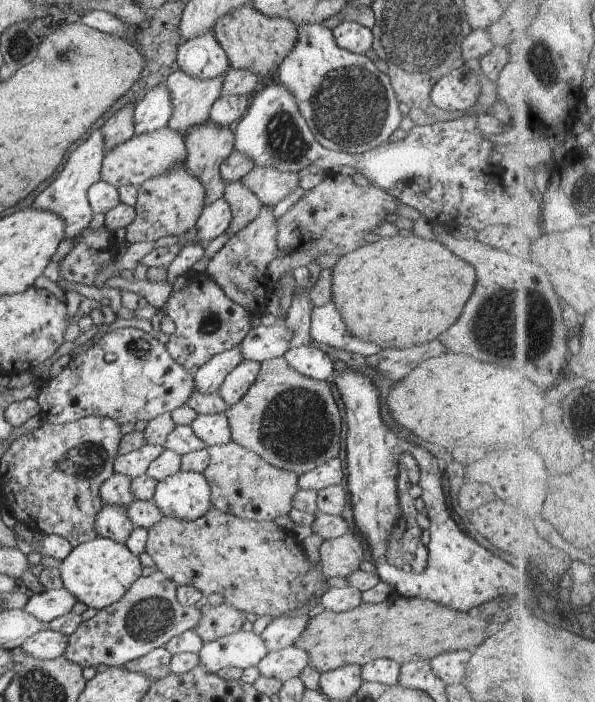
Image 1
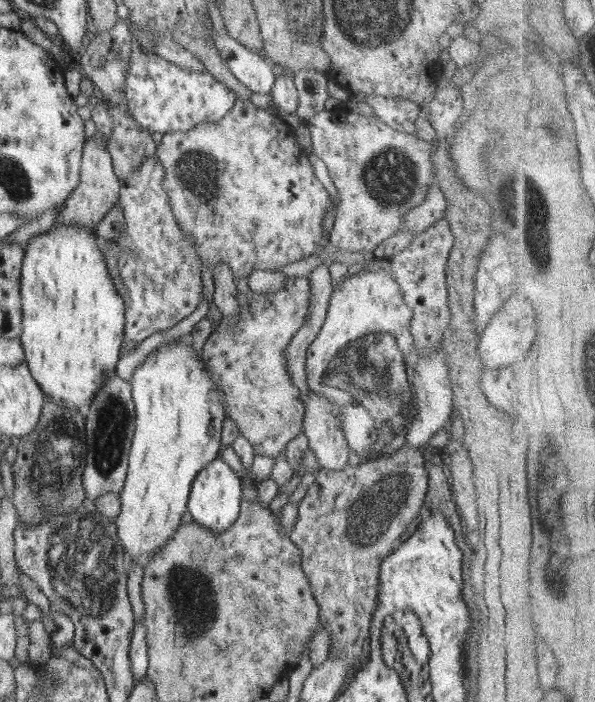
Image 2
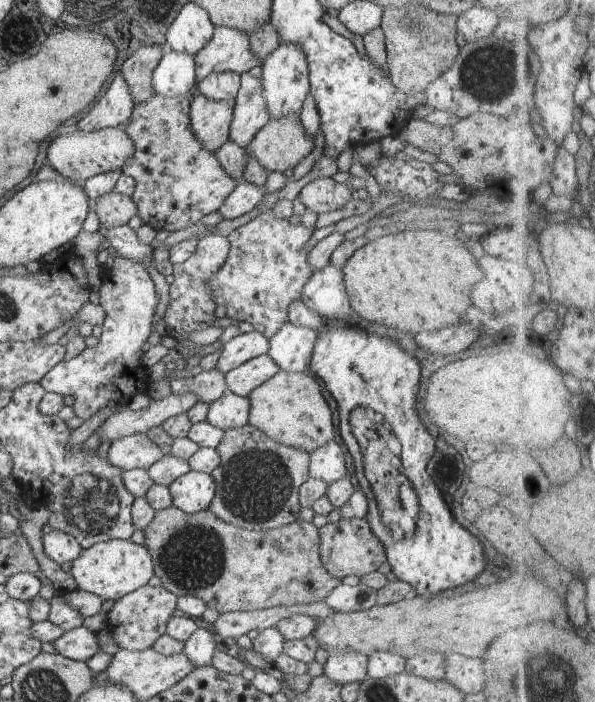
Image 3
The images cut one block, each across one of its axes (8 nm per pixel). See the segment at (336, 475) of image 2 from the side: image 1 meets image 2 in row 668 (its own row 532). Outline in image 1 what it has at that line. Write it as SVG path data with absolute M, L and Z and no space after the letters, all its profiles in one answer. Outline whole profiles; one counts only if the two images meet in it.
M348 532L339 538L330 538L320 546L320 571L327 578L348 578L368 558L368 551L362 547L362 540Z

